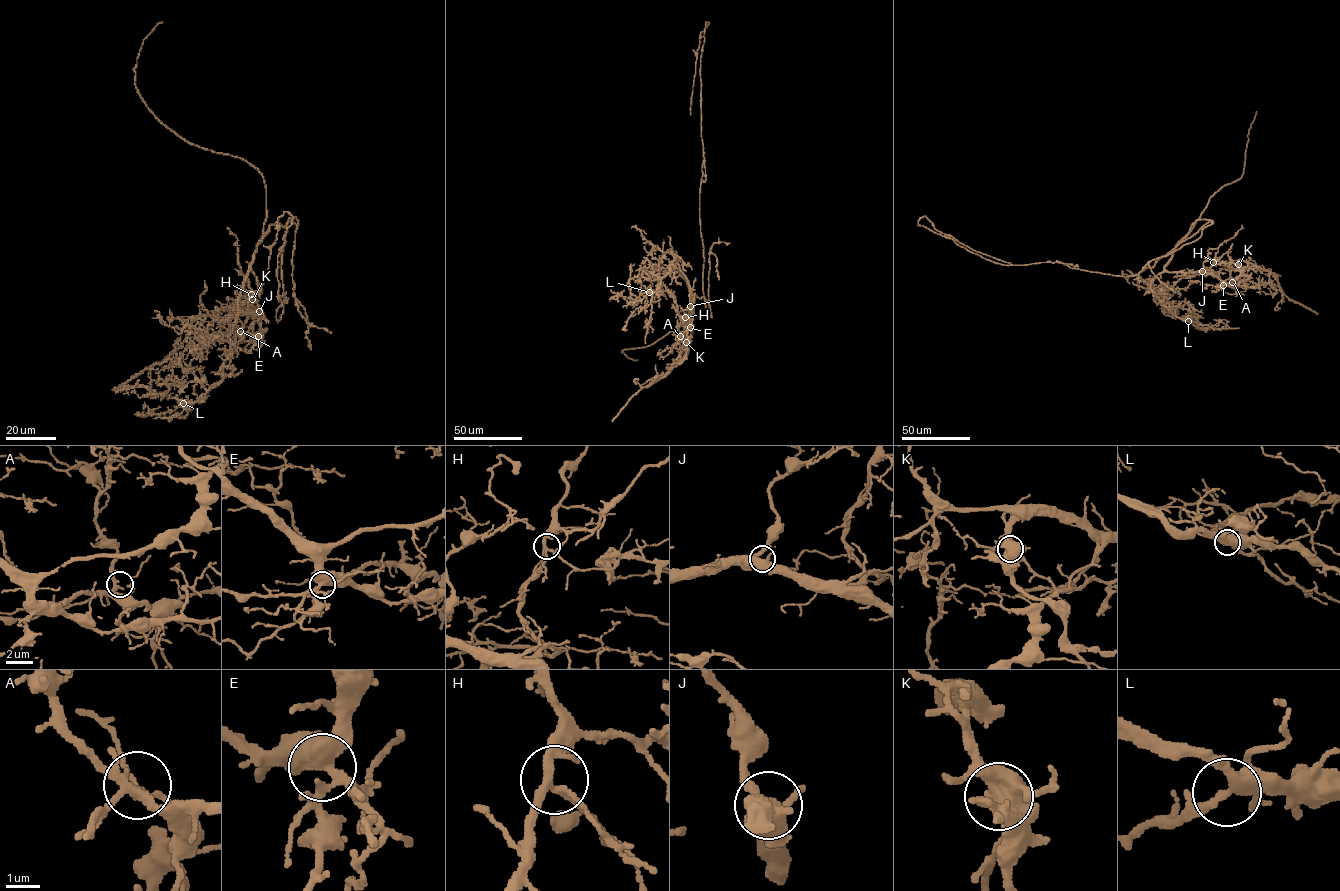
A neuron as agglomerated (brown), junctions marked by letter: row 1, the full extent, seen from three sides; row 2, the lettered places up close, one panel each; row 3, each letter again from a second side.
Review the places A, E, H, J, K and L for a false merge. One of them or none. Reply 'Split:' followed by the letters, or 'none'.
Split: K

